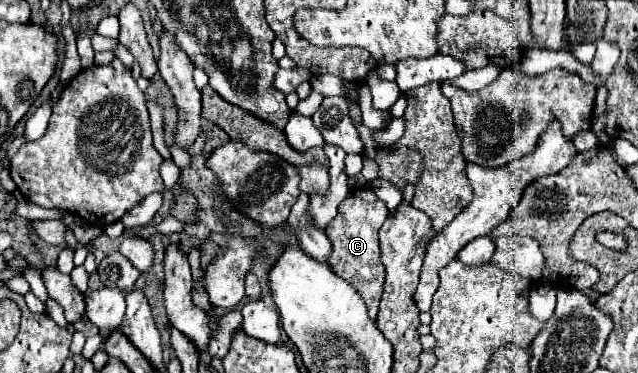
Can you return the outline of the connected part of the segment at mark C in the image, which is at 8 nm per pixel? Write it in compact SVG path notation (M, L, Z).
M363 185L349 191L347 199L339 205L339 213L325 229L325 235L333 245L331 261L329 261L331 269L359 291L359 295L367 305L367 313L373 321L379 311L379 301L385 281L385 267L381 263L381 253L379 253L379 229L385 223L387 215L389 211L385 203L375 197L369 185Z

